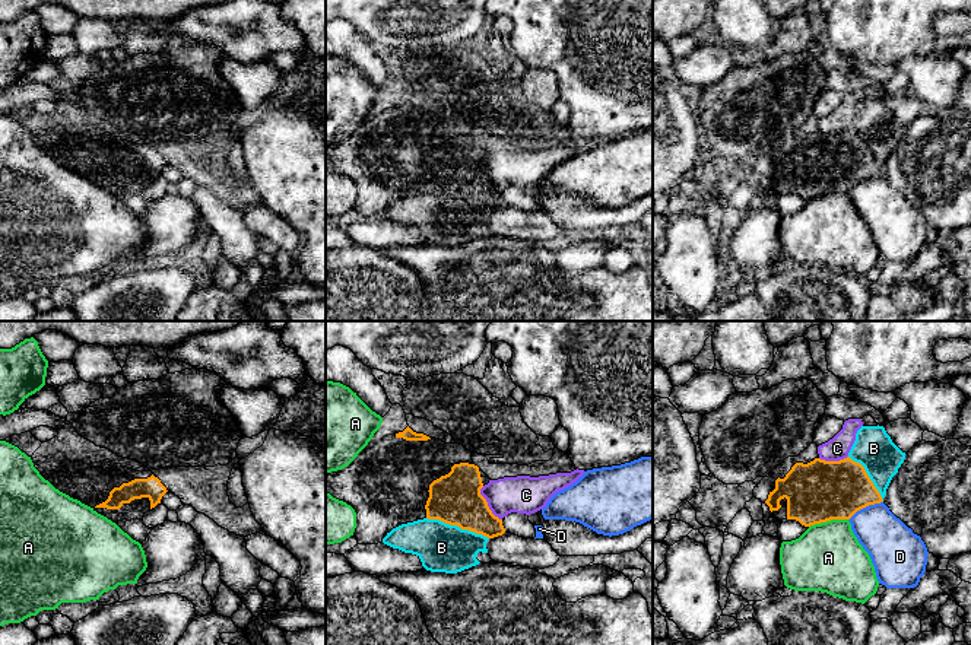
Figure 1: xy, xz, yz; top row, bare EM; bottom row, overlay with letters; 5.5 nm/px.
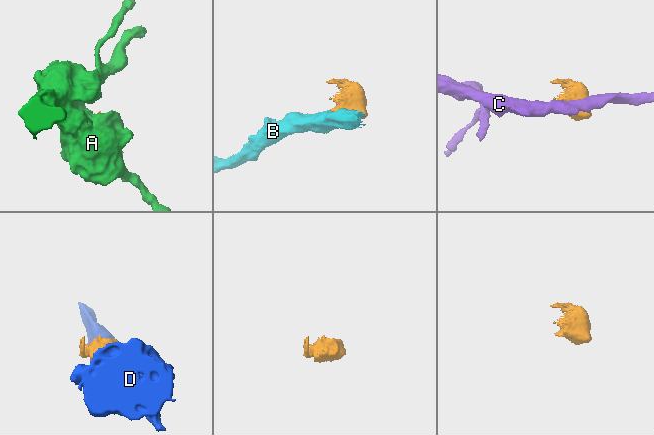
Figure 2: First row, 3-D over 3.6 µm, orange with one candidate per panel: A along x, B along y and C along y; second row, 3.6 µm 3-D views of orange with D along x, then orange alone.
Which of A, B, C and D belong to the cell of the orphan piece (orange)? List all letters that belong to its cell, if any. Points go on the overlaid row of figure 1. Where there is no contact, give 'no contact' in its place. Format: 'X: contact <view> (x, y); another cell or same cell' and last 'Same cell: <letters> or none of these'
A: contact yz (828, 520); another cell
B: contact xz (457, 526); another cell
C: contact xz (486, 504); another cell
D: contact yz (865, 507); another cell
Same cell: none of these

